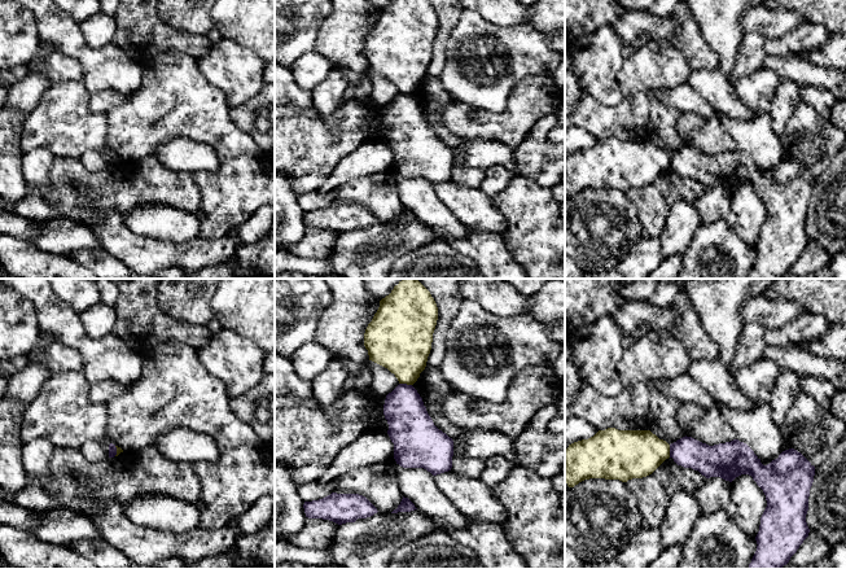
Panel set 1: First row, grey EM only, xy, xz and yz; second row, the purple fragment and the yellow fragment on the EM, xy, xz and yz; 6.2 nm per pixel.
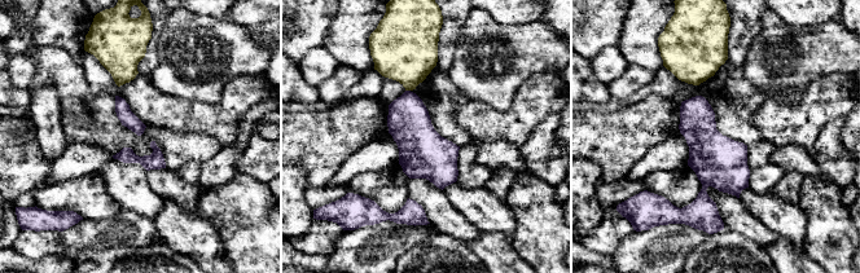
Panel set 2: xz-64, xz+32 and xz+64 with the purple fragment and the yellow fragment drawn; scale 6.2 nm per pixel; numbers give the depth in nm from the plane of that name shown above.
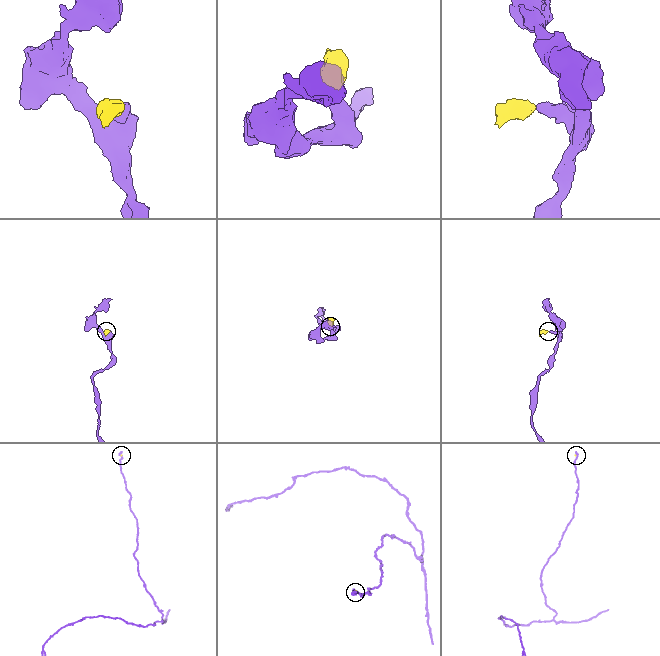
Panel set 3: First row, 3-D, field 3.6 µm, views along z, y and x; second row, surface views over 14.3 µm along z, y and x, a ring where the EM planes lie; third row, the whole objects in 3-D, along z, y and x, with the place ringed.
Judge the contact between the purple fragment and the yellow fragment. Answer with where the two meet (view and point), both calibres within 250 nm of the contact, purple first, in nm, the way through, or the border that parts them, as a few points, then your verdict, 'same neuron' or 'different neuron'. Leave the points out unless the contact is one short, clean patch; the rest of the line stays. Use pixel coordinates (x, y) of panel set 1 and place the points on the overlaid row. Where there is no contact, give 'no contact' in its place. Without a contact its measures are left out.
contact xz (406, 384); calibres 260 and 360 nm; border xz (399, 383), (411, 385); different neuron

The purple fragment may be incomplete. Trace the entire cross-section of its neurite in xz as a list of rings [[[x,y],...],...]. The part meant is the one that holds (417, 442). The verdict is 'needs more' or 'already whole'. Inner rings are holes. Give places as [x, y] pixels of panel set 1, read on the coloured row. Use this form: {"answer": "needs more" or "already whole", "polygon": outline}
{"answer": "already whole", "polygon": [[[399,384],[386,395],[383,415],[396,464],[424,468],[433,476],[451,470],[453,441],[434,425],[412,385]]]}

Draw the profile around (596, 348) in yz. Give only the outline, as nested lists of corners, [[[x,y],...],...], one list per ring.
[[[604,316],[567,336],[582,378],[604,397],[618,397],[624,390],[617,369],[623,338],[614,316]]]

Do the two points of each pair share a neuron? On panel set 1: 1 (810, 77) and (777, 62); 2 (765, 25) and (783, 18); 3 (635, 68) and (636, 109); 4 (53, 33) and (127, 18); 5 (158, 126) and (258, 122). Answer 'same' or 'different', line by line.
1: same
2: same
3: different
4: different
5: different

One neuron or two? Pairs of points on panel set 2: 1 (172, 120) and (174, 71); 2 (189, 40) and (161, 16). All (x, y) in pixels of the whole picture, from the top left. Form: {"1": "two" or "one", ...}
{"1": "two", "2": "two"}

